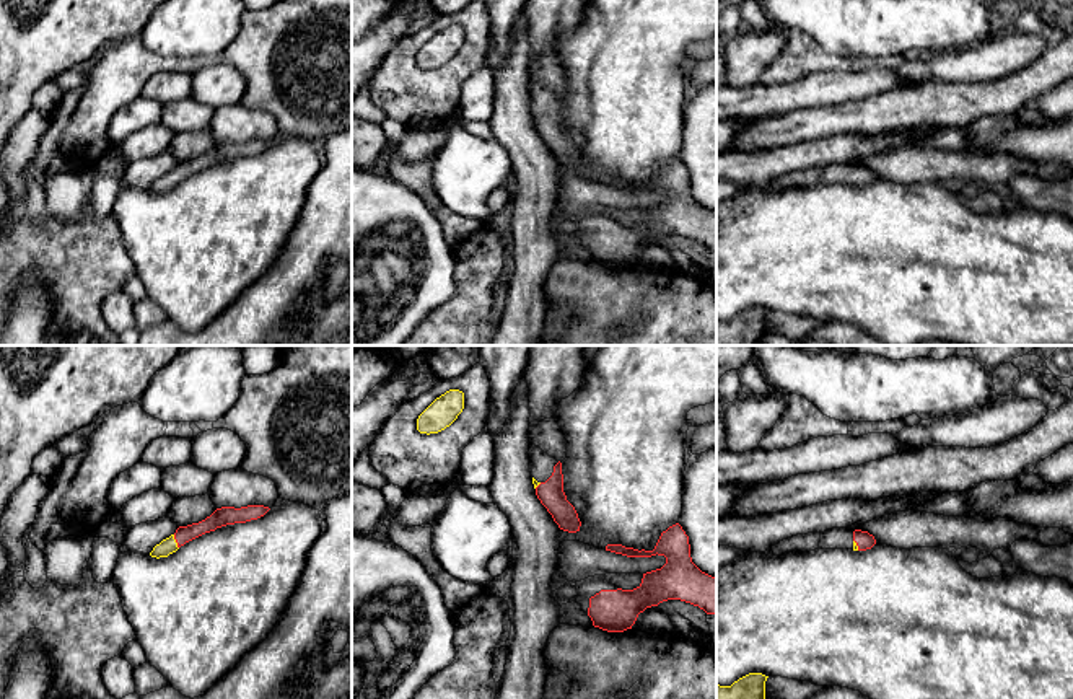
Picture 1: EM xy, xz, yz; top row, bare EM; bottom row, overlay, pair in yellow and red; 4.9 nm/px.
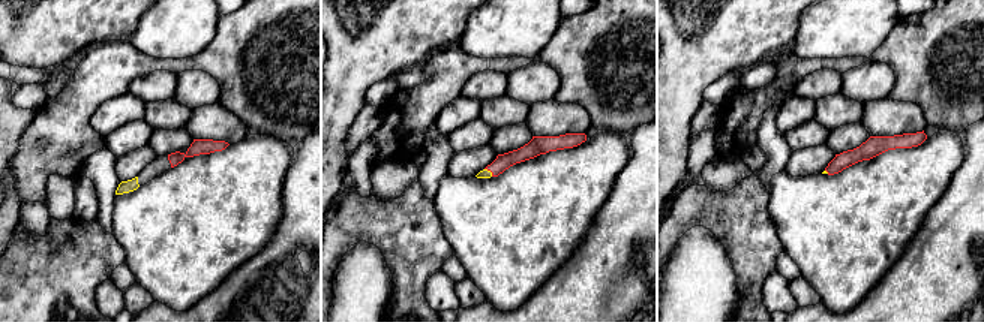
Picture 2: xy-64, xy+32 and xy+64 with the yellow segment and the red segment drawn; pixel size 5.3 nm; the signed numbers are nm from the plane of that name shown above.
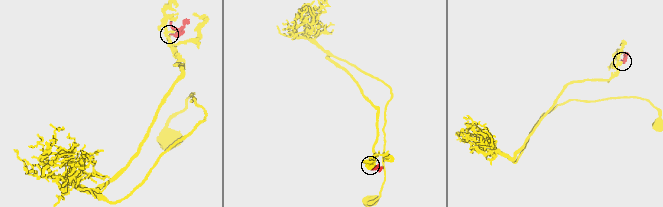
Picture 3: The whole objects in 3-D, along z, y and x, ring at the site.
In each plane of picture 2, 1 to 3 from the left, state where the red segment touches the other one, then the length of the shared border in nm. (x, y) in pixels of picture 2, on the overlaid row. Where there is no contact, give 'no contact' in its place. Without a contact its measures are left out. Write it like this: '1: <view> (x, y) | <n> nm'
1: no contact
2: xy+32 (489, 171) | 60 nm
3: no contact

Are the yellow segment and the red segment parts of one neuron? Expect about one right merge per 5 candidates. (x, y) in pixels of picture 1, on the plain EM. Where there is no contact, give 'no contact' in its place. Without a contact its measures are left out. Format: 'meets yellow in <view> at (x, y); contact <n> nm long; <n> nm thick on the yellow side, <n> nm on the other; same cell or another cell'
meets yellow in xy at (175, 176); contact 80 nm long; 80 nm thick on the yellow side, 90 nm on the other; same cell

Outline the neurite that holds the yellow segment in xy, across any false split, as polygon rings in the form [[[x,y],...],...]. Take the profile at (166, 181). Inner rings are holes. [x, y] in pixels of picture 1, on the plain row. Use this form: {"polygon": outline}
{"polygon": [[[247,140],[241,143],[234,142],[221,142],[217,143],[210,152],[199,158],[192,158],[187,161],[179,161],[174,169],[163,174],[160,179],[153,182],[150,187],[151,192],[168,192],[169,189],[176,187],[186,178],[215,166],[217,163],[234,160],[234,158],[246,158],[251,155],[257,155],[264,152],[270,143],[264,140]]]}

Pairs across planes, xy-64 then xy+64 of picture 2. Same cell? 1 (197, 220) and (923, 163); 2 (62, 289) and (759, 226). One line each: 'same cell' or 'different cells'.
1: same cell
2: same cell

